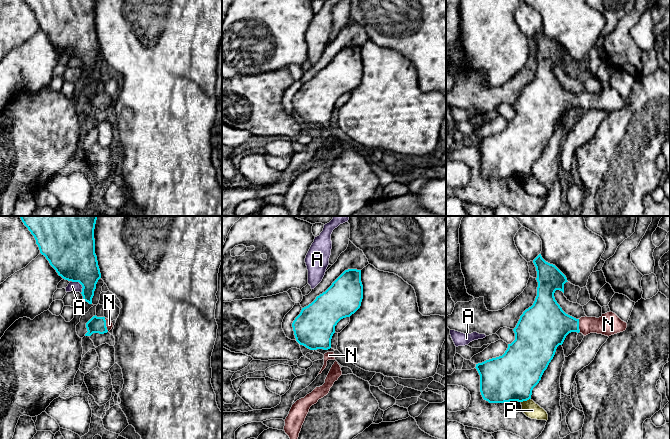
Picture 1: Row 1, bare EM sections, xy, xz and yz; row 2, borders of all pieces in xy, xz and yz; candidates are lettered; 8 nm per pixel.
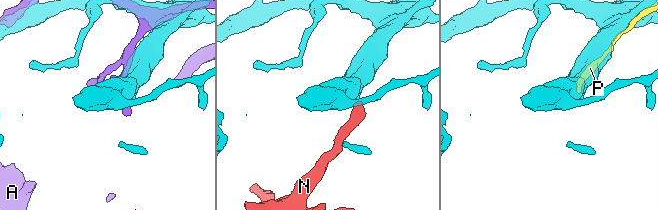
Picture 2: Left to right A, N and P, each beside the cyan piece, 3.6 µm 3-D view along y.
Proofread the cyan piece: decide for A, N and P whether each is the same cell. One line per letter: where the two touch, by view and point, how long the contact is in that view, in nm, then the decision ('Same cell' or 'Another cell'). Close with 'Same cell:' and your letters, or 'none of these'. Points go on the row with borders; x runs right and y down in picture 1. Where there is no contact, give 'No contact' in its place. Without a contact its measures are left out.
A: Touches cyan at xy (80, 283). Shared border 120 nm. Another cell
N: Touches cyan at xy (105, 325). Shared border 120 nm. Same cell
P: Touches cyan at yz (525, 400). Shared border 90 nm. Another cell
Same cell: N

